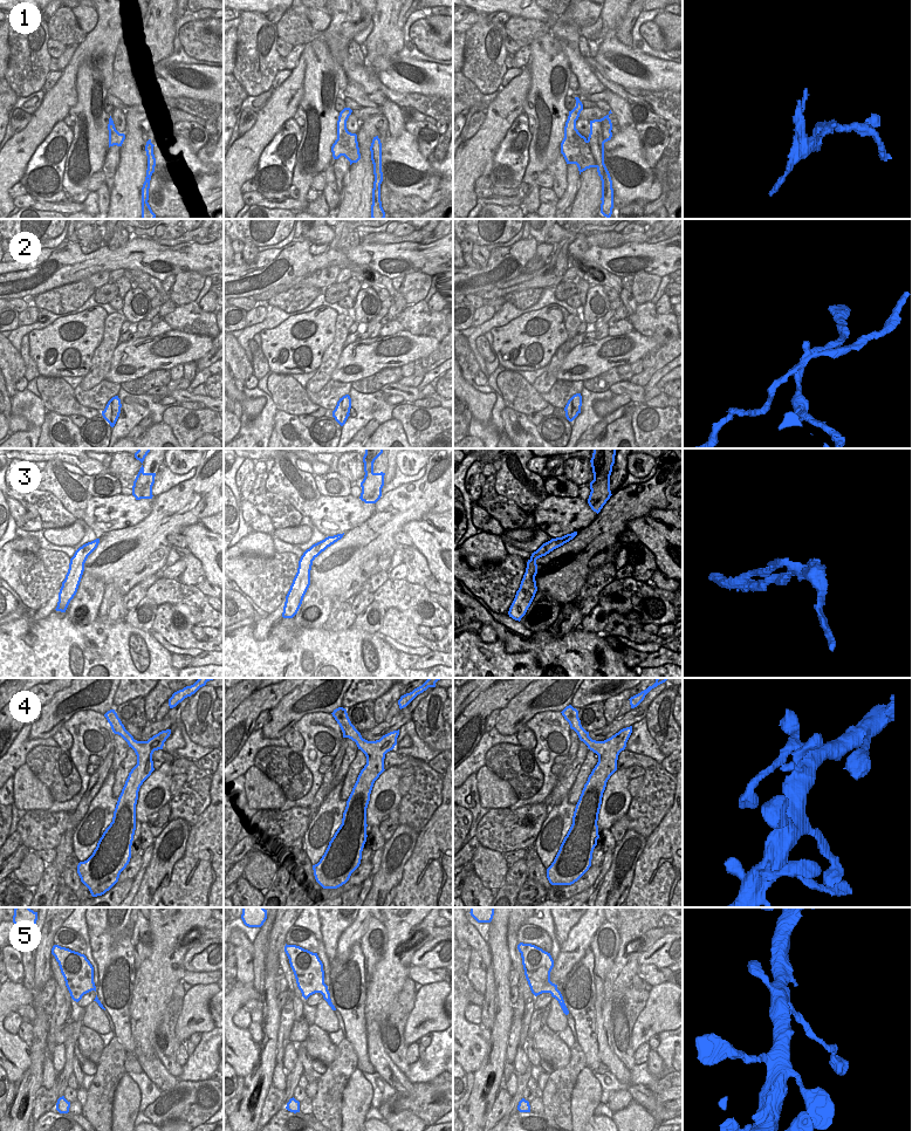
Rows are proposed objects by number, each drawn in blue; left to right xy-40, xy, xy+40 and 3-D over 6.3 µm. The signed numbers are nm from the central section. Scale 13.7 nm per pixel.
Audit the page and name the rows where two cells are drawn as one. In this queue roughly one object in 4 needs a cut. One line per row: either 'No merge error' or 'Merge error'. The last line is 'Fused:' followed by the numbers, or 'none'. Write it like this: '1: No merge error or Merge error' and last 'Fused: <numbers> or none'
1: Merge error
2: Merge error
3: Merge error
4: No merge error
5: No merge error
Fused: 1, 2, 3.

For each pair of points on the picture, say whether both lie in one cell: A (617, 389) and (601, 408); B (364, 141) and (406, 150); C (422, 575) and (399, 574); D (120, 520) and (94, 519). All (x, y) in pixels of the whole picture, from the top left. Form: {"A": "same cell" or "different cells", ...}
{"A": "different cells", "B": "different cells", "C": "different cells", "D": "same cell"}

